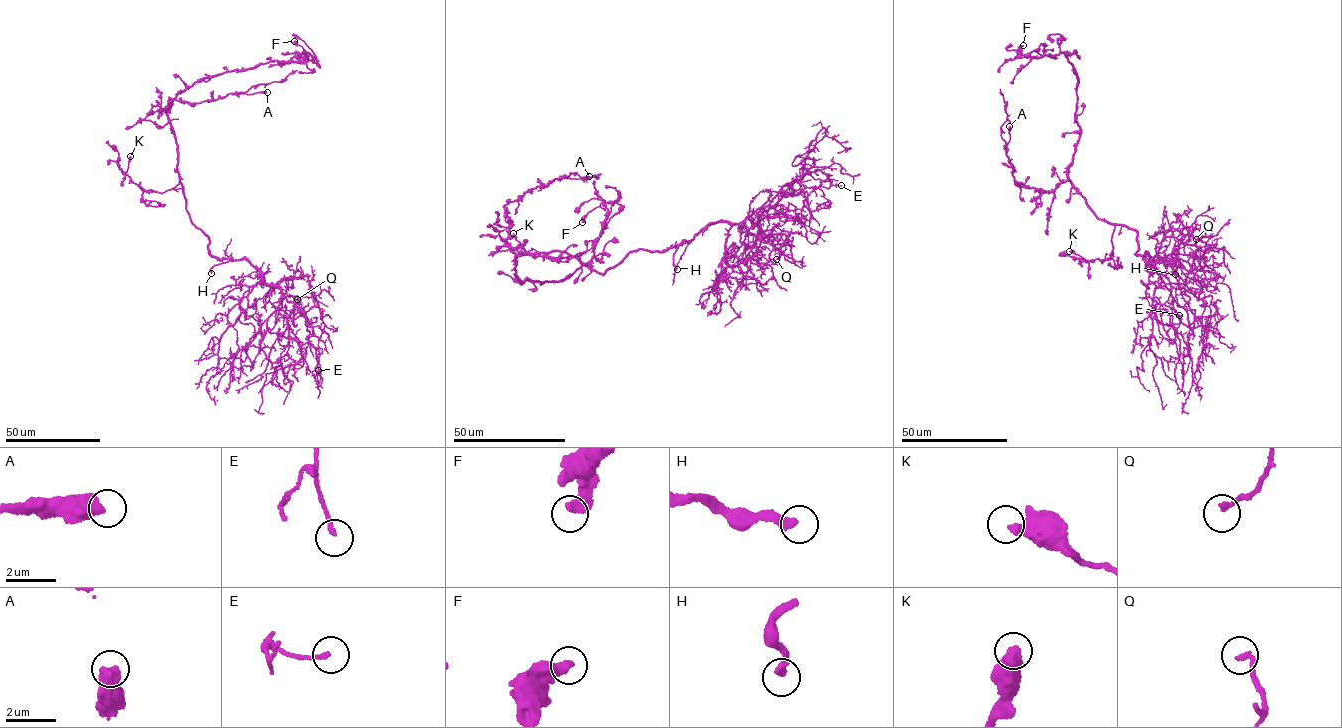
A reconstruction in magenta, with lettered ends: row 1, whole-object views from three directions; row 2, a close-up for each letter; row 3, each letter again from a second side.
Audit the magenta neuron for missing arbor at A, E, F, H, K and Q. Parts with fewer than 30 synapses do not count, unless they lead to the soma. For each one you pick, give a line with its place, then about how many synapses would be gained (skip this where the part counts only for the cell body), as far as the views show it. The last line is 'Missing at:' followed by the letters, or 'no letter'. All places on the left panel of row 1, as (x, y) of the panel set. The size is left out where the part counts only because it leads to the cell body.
H: place (211, 273)
Missing at: H

